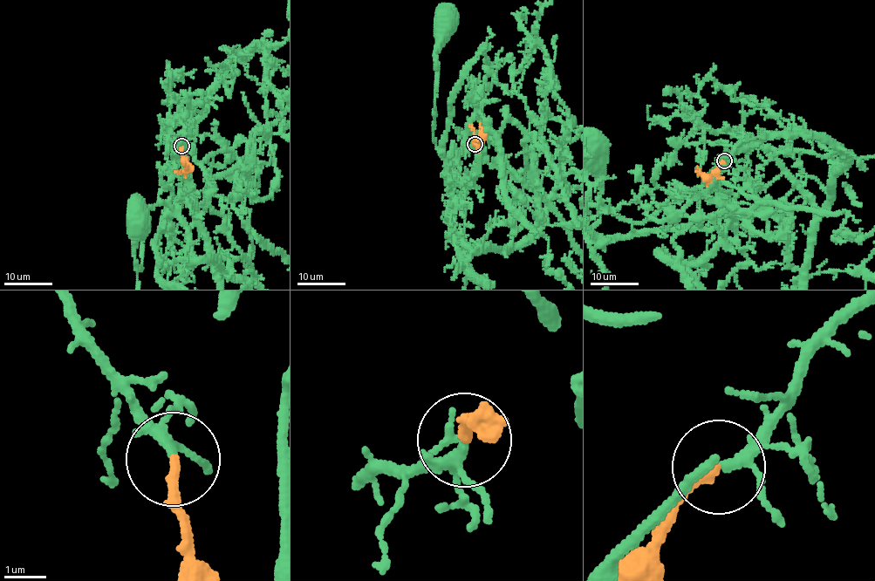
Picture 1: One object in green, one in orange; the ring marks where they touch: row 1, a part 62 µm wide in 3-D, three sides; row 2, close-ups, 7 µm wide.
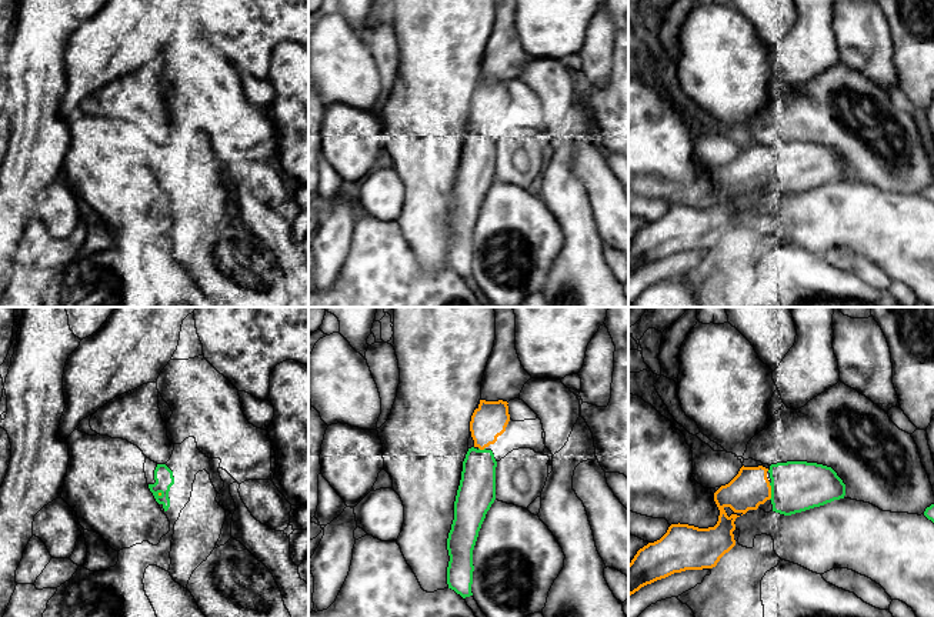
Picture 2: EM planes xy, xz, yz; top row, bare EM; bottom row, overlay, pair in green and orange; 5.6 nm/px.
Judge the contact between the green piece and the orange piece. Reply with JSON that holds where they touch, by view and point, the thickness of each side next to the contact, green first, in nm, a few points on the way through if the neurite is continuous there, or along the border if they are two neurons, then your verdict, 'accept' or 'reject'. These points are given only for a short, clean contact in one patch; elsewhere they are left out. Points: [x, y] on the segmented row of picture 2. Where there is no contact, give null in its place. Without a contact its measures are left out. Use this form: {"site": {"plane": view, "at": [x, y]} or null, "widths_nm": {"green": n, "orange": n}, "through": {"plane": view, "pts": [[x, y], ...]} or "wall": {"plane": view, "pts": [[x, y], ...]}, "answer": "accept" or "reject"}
{"site": {"plane": "yz", "at": [771, 492]}, "widths_nm": {"green": 280, "orange": 220}, "answer": "accept"}

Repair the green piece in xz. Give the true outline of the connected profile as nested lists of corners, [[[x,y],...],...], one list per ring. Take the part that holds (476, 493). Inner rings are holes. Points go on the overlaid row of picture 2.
[[[480,400],[470,421],[474,446],[468,448],[463,461],[454,520],[447,538],[447,584],[463,598],[473,596],[473,550],[486,514],[496,500],[497,461],[487,447],[506,431],[510,421],[507,404],[503,400]]]

